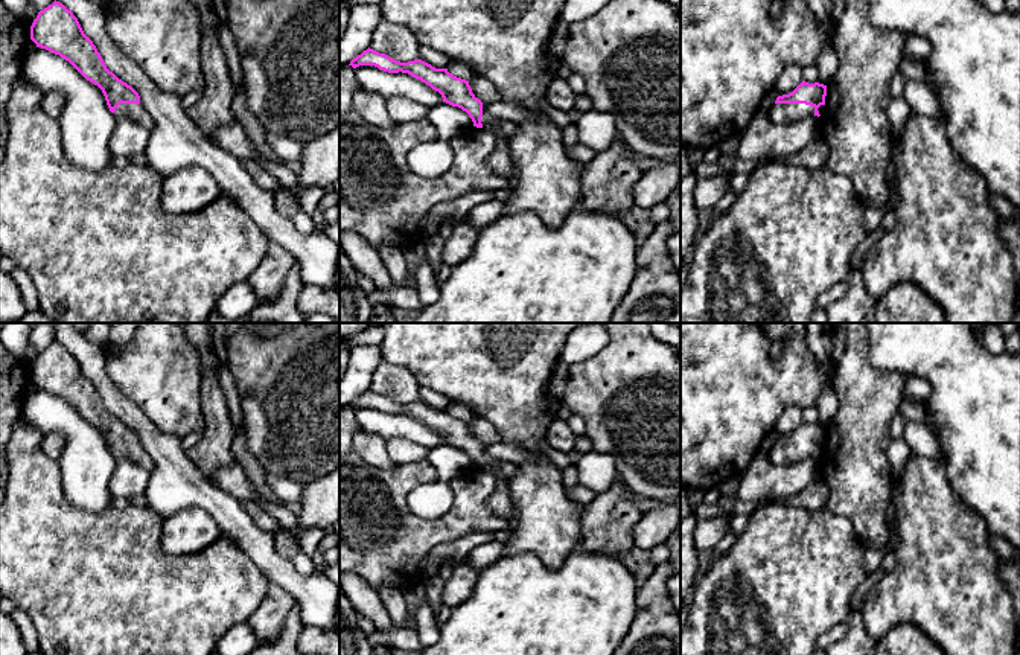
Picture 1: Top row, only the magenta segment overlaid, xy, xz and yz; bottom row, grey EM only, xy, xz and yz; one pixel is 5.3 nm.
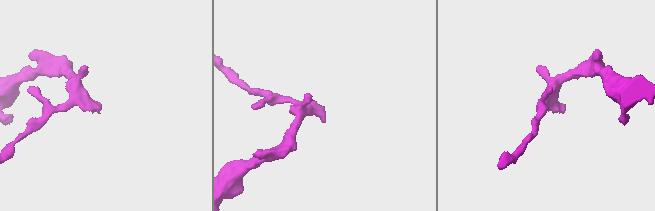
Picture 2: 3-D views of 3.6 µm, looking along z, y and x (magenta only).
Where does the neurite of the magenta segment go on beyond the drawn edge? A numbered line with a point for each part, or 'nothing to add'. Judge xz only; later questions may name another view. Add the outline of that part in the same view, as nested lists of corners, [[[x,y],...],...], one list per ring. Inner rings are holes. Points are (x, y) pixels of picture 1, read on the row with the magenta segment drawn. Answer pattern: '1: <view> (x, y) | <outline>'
1: xz (486, 119) | [[[483,104],[483,117],[481,117],[481,123],[483,128],[489,126],[490,123],[496,123],[501,119],[492,117],[487,111],[486,111],[486,104]]]

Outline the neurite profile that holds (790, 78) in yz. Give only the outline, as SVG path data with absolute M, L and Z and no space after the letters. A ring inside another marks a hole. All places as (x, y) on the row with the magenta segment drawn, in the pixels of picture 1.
M789 64L784 67L776 85L775 91L778 96L792 93L802 82L802 69L796 64Z

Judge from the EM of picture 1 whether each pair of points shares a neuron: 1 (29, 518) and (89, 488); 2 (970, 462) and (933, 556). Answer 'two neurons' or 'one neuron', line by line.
1: two neurons
2: two neurons

